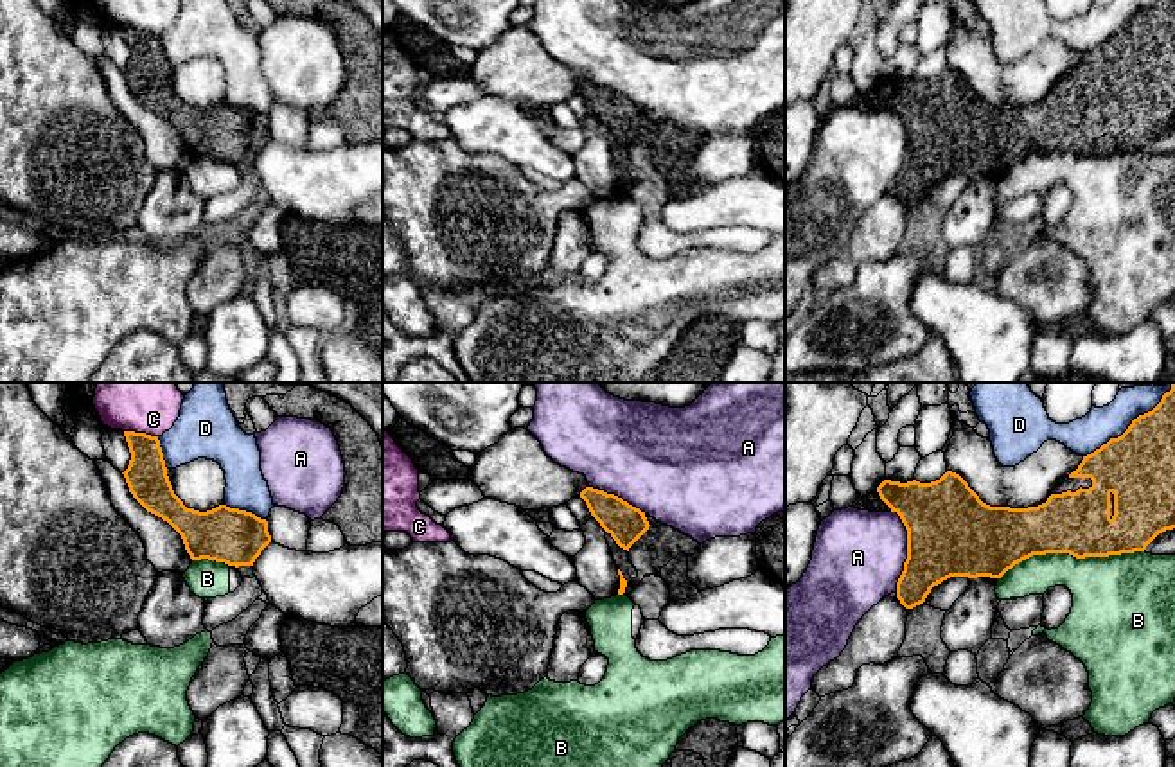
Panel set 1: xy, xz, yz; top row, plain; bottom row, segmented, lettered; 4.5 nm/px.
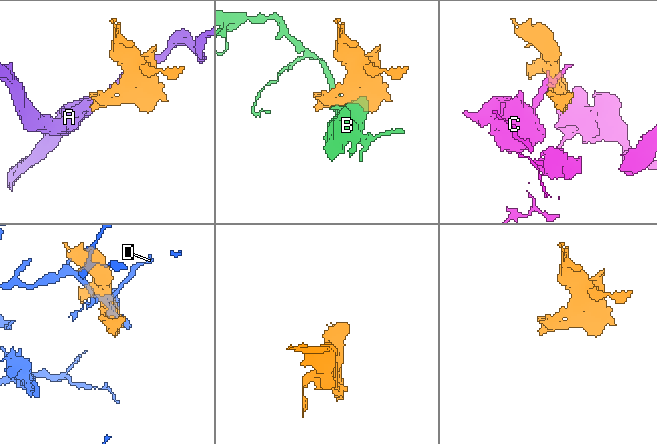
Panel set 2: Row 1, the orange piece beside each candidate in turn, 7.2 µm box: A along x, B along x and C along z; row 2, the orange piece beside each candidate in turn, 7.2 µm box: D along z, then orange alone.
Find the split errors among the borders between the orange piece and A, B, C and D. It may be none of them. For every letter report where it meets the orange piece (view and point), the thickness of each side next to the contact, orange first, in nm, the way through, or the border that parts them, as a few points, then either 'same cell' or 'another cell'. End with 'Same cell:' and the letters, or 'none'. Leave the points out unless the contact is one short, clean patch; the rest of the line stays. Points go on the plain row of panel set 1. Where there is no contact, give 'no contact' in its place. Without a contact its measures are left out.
A: meets orange in yz at (908, 148); 400 nm thick on the orange side, 400 nm on the other; another cell
B: meets orange in yz at (1069, 151); 280 nm thick on the orange side, 340 nm on the other; border along yz (1143, 148), (1084, 155), (1033, 151), (1015, 160), (998, 176); another cell
C: meets orange in xy at (141, 31); 190 nm thick on the orange side, 150 nm on the other; border along xy (124, 27), (157, 35); another cell
D: meets orange in yz at (1123, 31); 320 nm thick on the orange side, 160 nm on the other; another cell
Same cell: none

